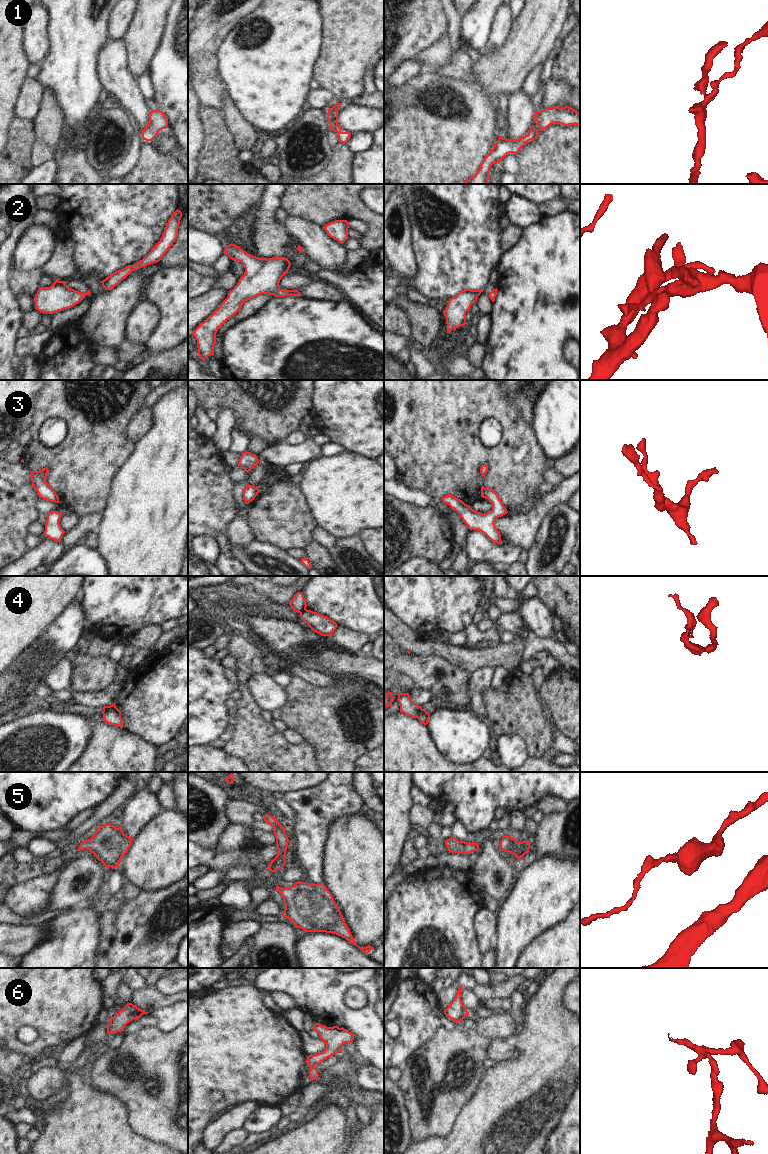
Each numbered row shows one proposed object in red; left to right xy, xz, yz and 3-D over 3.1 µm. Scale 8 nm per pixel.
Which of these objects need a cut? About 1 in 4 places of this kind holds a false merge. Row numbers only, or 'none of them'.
4

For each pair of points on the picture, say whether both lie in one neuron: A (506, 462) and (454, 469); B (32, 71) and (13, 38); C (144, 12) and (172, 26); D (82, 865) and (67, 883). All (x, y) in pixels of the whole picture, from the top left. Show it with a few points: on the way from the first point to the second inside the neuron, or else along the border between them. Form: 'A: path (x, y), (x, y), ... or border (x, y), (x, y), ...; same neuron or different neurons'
A: path (493, 459), (467, 459); same neuron
B: border (29, 63), (25, 76); different neurons
C: border (167, 10), (164, 29), (158, 45); different neurons
D: path (80, 869), (71, 879); same neuron

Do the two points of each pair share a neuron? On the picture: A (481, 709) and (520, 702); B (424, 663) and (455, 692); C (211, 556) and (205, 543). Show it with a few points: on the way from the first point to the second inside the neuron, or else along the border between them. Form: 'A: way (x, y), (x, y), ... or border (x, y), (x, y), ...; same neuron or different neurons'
A: border (489, 685), (483, 691), (487, 715); different neurons
B: way (429, 671), (436, 678), (443, 680), (447, 684); same neuron
C: way (210, 553), (205, 546); same neuron

